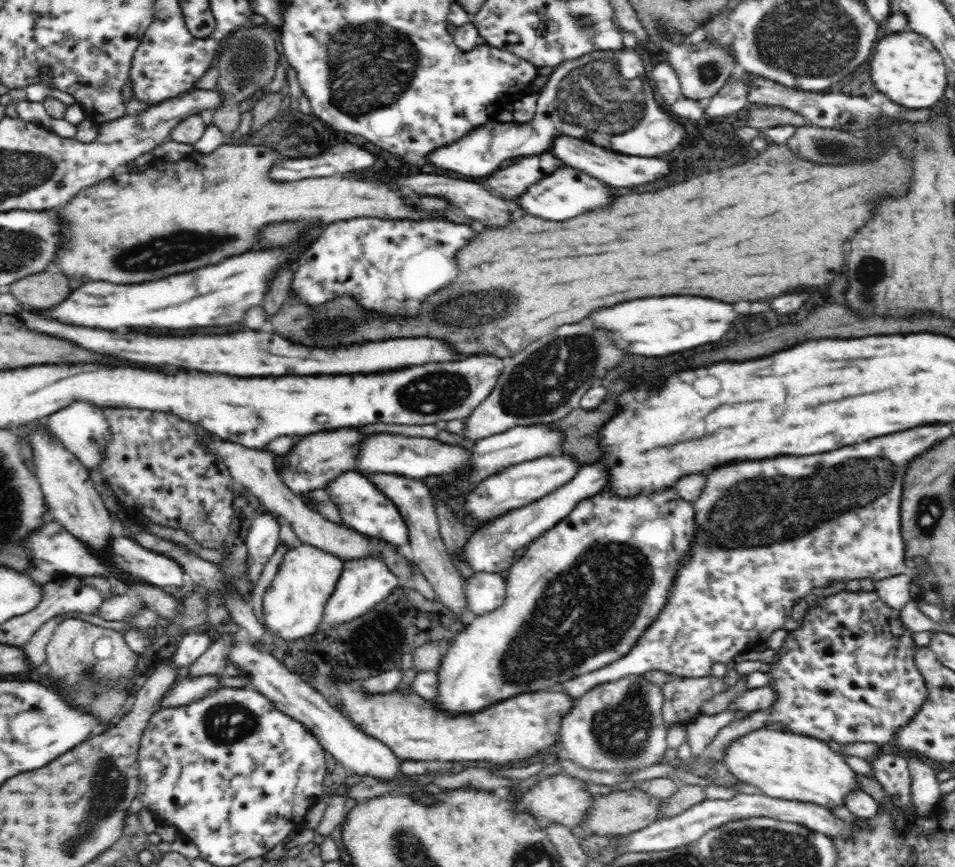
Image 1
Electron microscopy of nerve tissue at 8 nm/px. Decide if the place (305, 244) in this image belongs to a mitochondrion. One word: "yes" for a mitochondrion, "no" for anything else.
no

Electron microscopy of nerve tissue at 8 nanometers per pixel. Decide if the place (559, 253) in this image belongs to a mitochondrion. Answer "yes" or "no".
no

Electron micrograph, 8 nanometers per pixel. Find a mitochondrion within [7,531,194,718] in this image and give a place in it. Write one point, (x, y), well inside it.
(89, 675)

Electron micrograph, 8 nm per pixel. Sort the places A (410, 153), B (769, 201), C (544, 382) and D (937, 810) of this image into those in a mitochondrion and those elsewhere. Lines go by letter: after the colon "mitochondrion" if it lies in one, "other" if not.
A: other
B: other
C: mitochondrion
D: other

